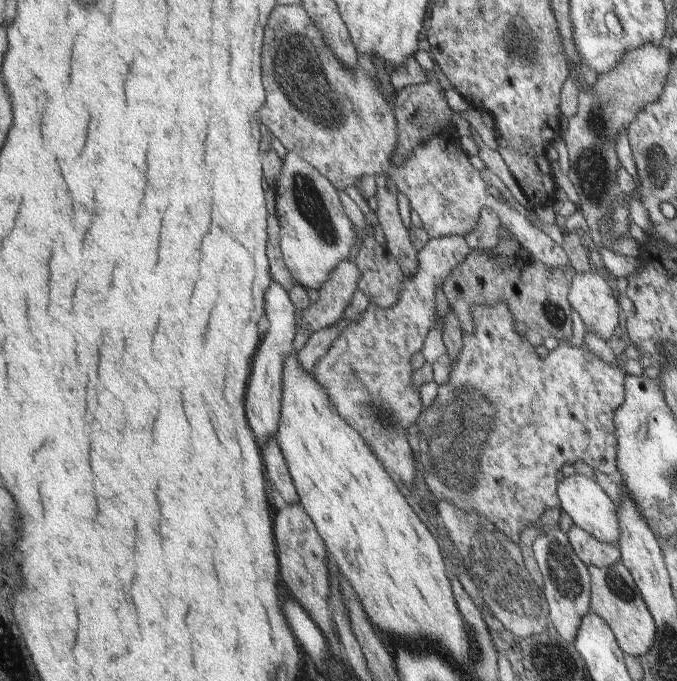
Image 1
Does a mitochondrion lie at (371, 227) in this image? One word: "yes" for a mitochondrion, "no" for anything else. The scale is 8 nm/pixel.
no

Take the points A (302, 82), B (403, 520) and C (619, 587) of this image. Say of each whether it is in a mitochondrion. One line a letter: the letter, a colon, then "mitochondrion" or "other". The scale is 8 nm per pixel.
A: mitochondrion
B: other
C: mitochondrion

